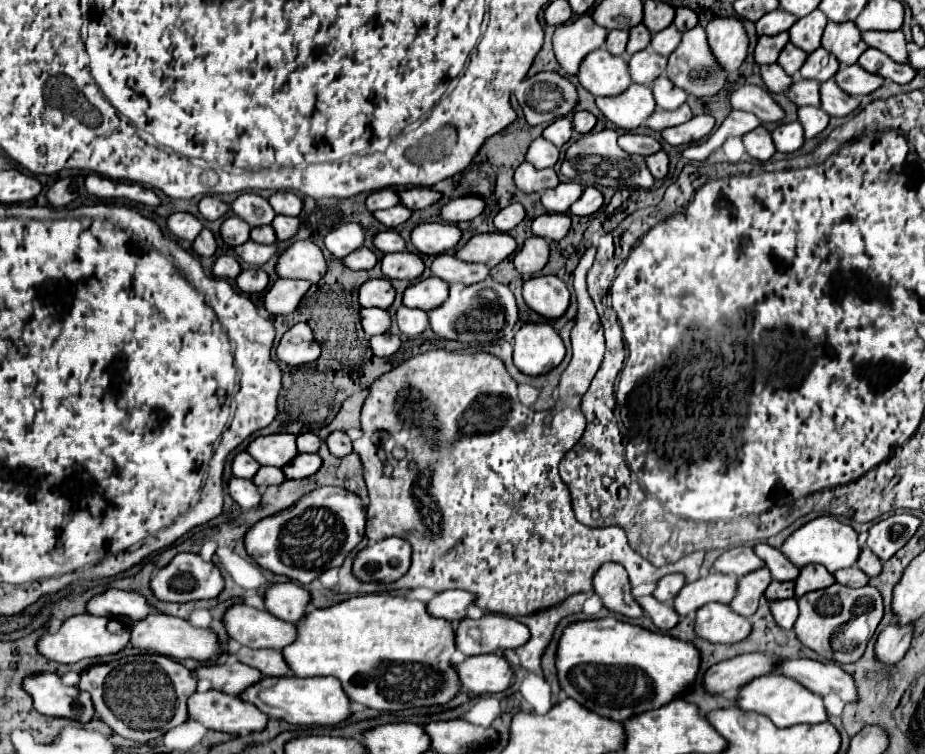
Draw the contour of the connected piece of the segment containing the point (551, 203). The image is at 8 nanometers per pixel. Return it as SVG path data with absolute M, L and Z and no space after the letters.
M560 182L542 194L542 204L548 212L568 212L568 208L580 198L582 186L576 182Z

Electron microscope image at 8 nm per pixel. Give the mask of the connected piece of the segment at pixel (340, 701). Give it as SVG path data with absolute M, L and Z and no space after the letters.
M278 676L278 678L262 678L260 682L248 686L240 698L244 702L254 704L260 712L268 714L270 718L286 720L296 726L332 726L340 724L350 716L350 700L346 700L346 694L340 686L340 682L332 676L316 676L316 678L298 678L298 676Z

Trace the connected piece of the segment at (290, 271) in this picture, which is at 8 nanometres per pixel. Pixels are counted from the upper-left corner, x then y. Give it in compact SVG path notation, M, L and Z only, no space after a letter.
M298 240L278 256L274 270L280 278L300 278L316 284L326 272L326 260L314 242Z

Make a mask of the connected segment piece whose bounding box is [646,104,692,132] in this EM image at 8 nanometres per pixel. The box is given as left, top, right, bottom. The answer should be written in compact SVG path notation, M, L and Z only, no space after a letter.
M682 104L682 106L676 108L676 110L656 110L656 112L646 120L646 126L652 128L652 130L656 130L656 132L660 132L660 130L664 130L664 128L668 128L668 126L674 126L674 124L678 126L678 124L686 122L690 116L692 116L692 112L690 112L688 104Z

